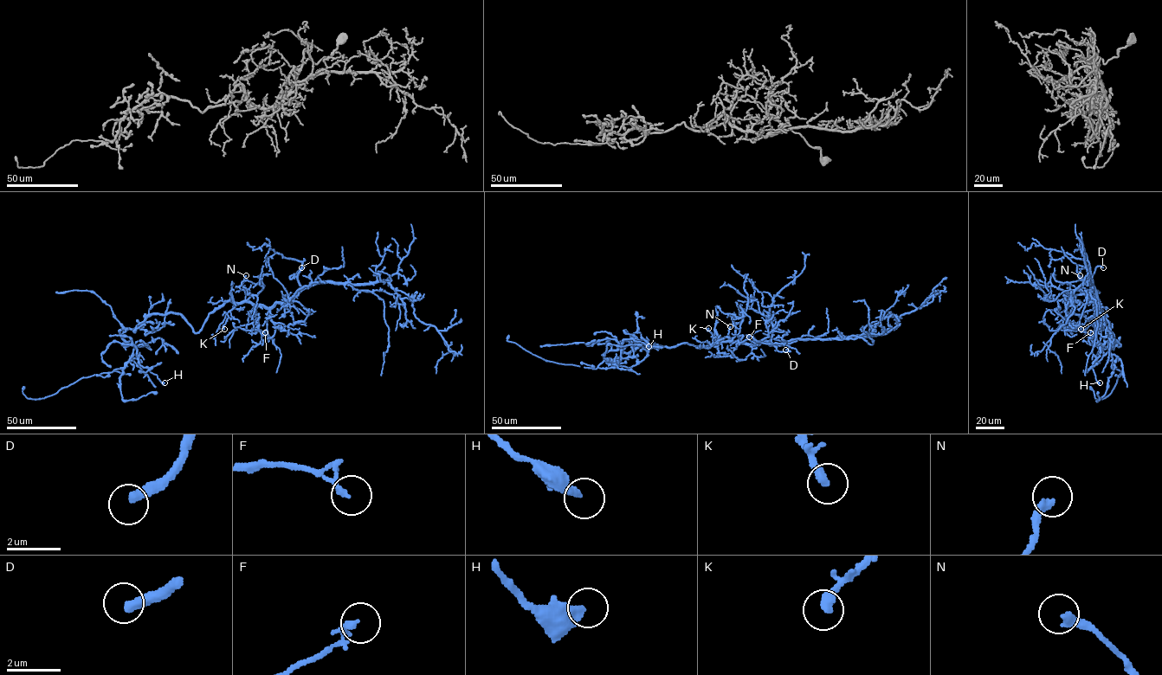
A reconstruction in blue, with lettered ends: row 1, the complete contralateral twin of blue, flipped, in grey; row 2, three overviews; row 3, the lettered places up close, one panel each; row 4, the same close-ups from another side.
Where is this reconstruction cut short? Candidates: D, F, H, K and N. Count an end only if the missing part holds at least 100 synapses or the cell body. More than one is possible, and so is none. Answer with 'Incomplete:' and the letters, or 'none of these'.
Incomplete: D

